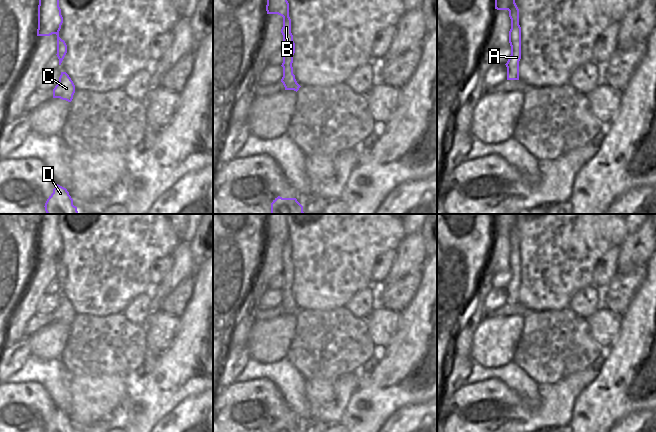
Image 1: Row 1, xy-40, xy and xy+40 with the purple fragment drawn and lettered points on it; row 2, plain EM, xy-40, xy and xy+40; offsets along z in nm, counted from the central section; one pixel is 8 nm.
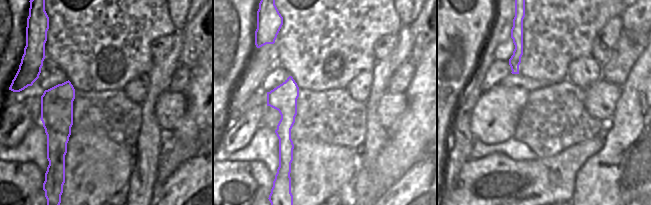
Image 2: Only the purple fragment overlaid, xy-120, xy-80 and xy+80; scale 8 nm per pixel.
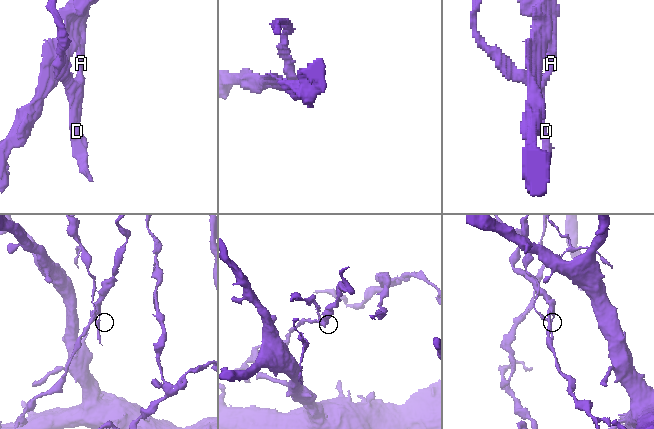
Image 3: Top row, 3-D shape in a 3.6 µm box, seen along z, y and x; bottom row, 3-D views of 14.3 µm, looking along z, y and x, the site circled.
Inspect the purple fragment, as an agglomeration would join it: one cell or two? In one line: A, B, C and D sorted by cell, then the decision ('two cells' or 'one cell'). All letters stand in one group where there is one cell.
A B / C D; two cells

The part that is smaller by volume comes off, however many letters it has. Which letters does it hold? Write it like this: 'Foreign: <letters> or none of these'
Foreign: C, D

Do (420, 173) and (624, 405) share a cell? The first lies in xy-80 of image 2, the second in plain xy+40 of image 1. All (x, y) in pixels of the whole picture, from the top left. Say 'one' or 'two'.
two

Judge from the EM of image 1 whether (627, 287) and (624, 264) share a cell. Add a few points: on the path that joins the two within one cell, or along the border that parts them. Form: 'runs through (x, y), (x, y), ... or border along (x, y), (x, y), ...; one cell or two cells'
border along (645, 263), (627, 273), (617, 274); two cells

